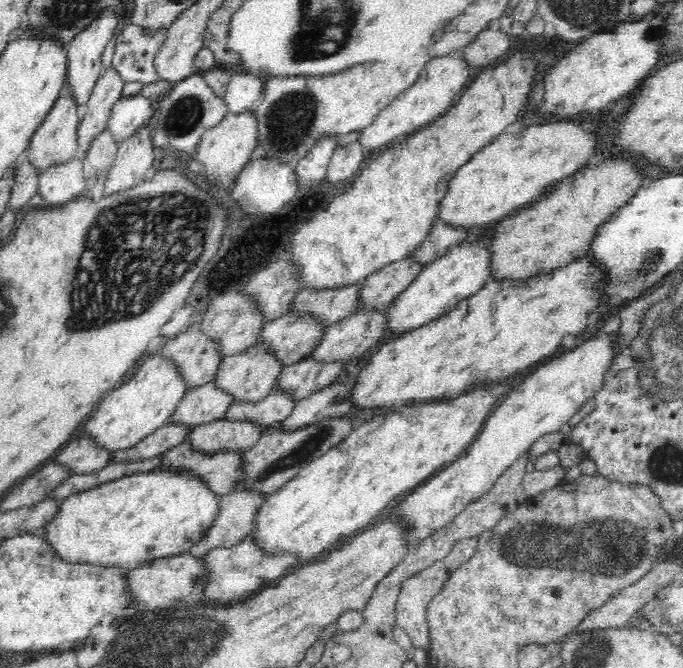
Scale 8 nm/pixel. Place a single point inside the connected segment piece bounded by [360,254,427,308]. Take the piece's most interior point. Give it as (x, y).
(383, 287)

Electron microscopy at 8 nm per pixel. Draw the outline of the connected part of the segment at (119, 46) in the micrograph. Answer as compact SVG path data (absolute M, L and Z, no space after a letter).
M126 24L120 32L115 32L114 55L111 67L122 81L140 81L150 84L156 78L152 67L152 54L161 44L162 31L148 35L140 27Z

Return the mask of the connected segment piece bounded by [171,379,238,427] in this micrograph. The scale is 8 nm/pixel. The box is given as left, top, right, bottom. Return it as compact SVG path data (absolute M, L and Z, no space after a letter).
M217 379L210 380L204 385L186 391L184 400L176 408L171 421L197 425L211 422L212 420L227 417L230 408L236 404L236 397L224 390L217 383Z

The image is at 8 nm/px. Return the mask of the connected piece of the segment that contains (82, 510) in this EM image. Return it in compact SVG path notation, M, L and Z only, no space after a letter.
M160 464L152 470L138 470L66 497L62 501L59 515L48 524L43 535L68 562L136 569L156 558L180 555L200 543L220 514L218 502L220 494L193 468L164 467L164 464Z

